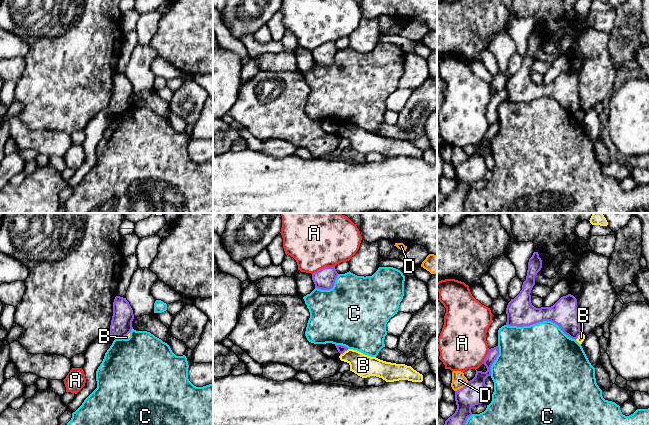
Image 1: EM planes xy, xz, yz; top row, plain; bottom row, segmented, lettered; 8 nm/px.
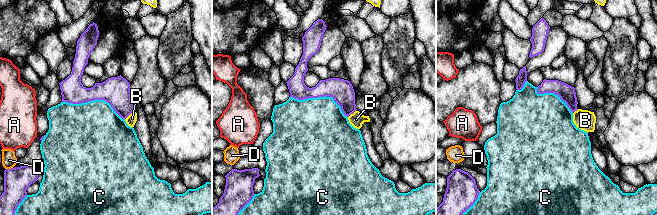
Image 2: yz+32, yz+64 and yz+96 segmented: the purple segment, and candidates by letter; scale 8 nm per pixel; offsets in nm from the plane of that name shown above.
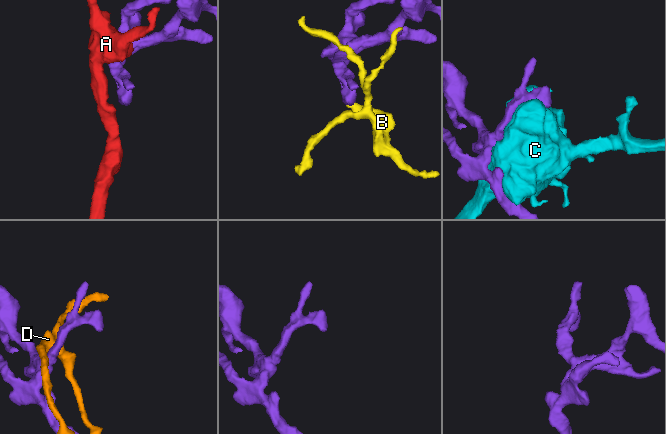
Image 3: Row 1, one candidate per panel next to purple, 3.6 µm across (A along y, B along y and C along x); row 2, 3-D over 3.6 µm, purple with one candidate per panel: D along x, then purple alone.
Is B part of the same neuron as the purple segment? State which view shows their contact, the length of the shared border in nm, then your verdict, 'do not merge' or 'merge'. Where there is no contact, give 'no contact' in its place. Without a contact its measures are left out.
xz | 90 nm | do not merge

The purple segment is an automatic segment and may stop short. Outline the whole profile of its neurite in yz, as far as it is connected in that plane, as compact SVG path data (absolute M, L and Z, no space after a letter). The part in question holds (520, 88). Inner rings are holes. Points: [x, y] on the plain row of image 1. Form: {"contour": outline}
{"contour": "M534 28L528 38L526 56L520 69L508 79L506 84L508 102L530 102L543 97L551 97L570 114L577 115L581 110L578 93L577 75L568 70L561 73L551 83L536 84L531 79L531 66L535 52L542 44L538 28Z"}

